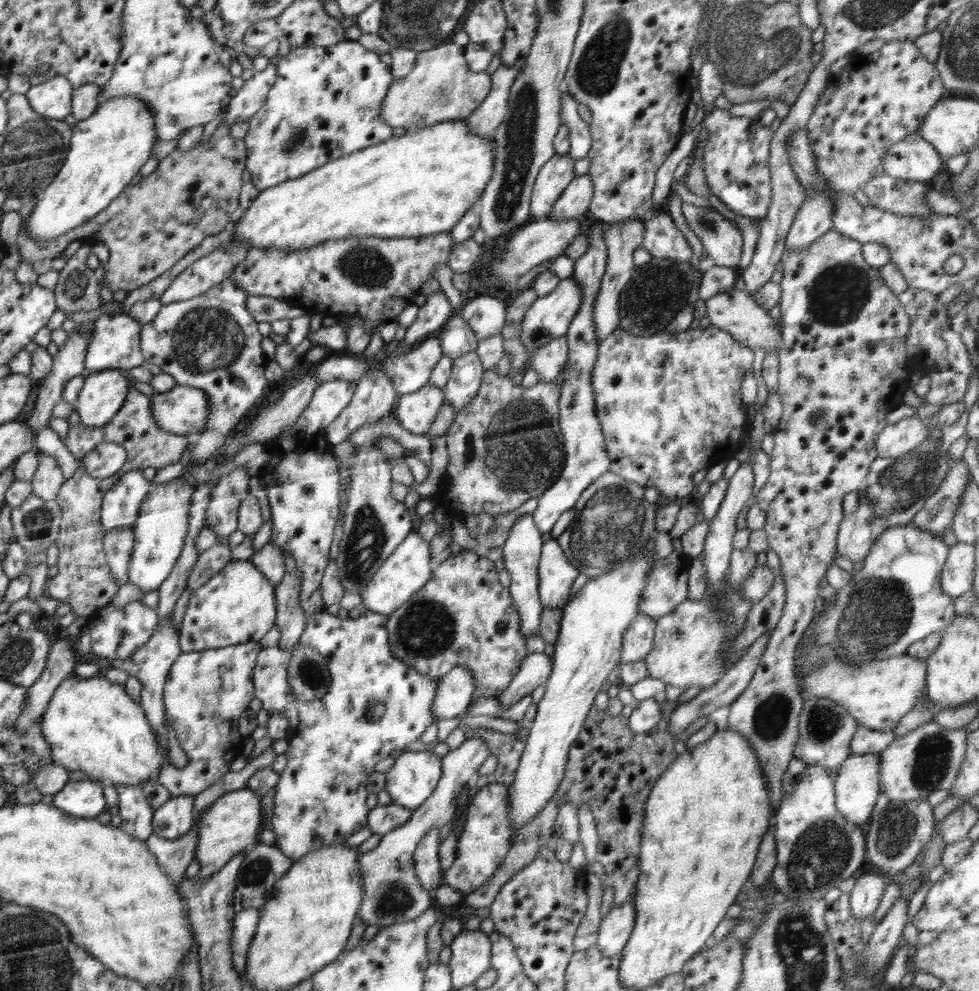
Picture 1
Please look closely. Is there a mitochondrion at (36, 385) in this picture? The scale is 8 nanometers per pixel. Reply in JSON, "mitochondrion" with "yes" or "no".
{"mitochondrion":"no"}

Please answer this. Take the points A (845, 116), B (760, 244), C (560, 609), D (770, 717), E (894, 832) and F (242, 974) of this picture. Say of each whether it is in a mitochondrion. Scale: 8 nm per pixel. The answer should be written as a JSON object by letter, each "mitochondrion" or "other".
{"A":"other","B":"other","C":"other","D":"mitochondrion","E":"mitochondrion","F":"other"}

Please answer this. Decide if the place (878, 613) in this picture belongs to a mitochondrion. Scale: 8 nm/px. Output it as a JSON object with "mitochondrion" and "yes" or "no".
{"mitochondrion":"yes"}

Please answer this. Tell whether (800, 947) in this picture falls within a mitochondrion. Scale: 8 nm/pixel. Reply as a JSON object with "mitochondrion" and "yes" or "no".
{"mitochondrion":"yes"}

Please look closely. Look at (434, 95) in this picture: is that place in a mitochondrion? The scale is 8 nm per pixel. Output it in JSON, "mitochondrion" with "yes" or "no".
{"mitochondrion":"yes"}

